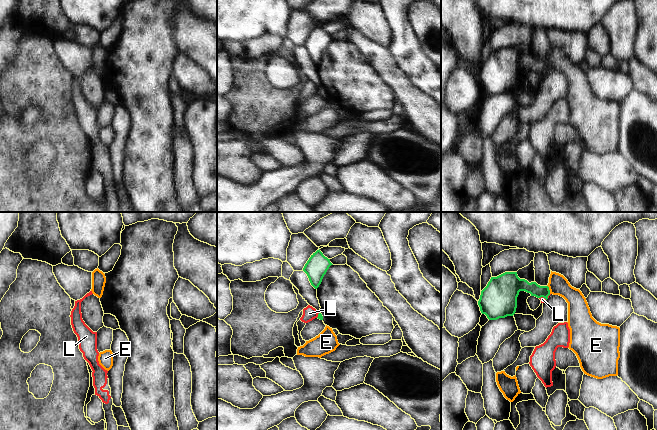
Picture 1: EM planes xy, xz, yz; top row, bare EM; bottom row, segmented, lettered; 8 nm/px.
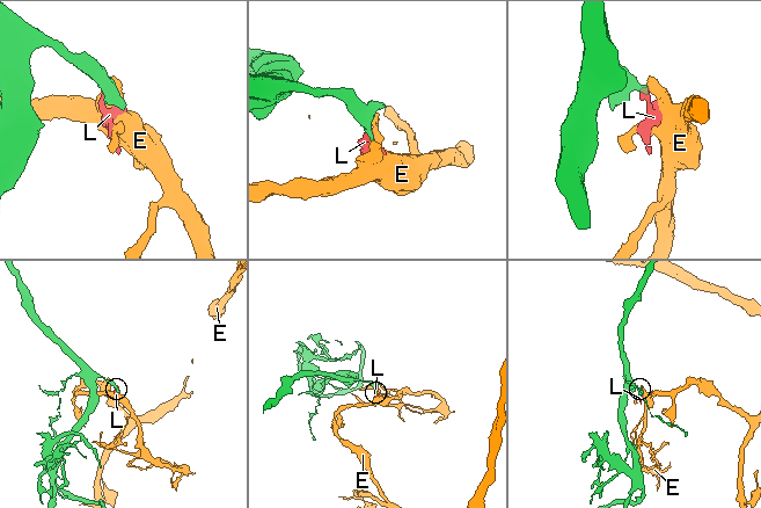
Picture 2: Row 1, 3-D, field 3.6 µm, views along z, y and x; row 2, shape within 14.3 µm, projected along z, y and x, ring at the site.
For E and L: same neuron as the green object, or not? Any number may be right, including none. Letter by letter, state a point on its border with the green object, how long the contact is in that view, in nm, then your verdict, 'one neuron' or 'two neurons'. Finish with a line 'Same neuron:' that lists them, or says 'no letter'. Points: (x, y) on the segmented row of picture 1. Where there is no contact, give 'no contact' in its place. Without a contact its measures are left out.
E: contact yz (548, 289); length 80 nm; two neurons
L: contact yz (543, 297); length 70 nm; two neurons
Same neuron: no letter

